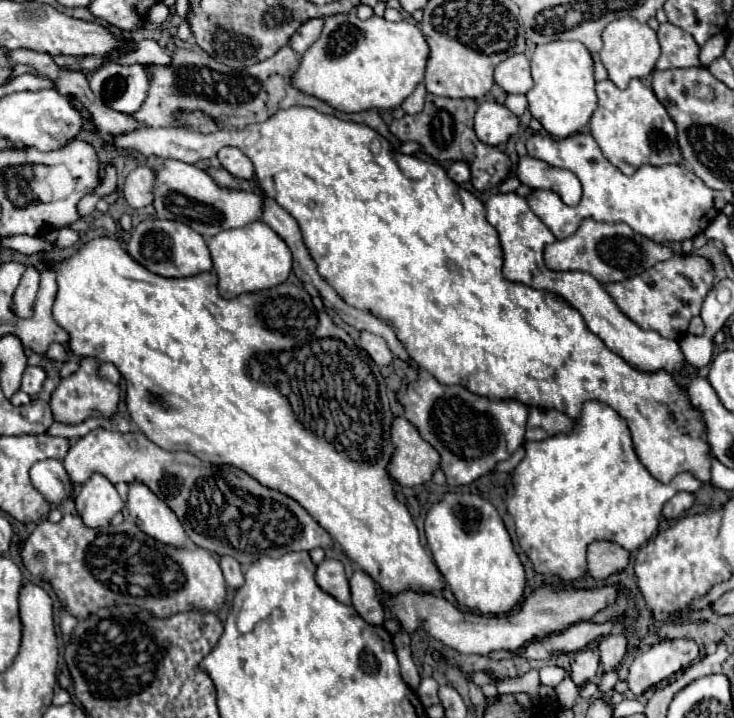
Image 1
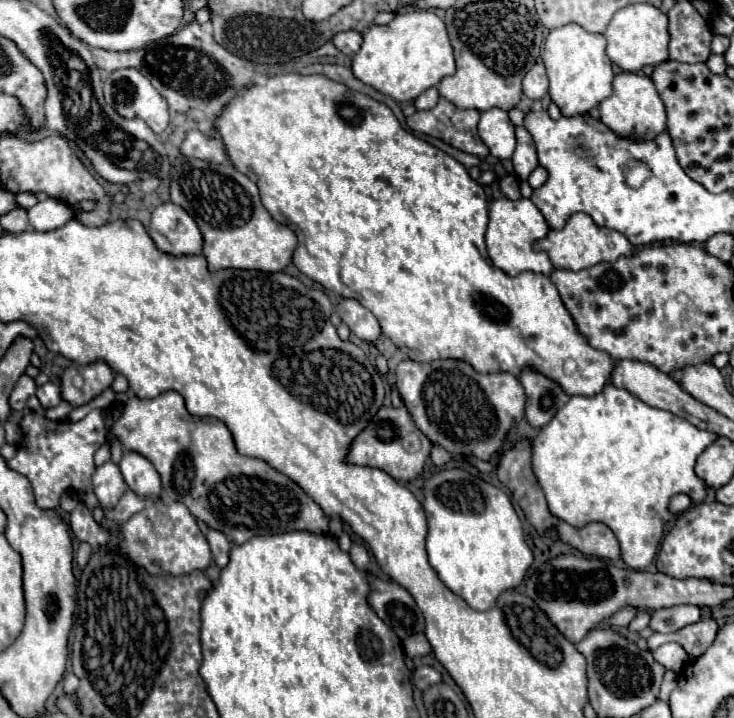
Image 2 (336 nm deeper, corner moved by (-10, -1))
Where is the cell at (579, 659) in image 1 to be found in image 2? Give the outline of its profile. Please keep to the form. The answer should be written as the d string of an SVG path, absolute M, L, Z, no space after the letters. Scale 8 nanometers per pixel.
M638 611L636 617L634 617L634 619L630 621L630 625L628 625L628 631L638 633L638 631L642 631L642 629L648 625L648 621L650 621L650 613L646 613L646 611Z

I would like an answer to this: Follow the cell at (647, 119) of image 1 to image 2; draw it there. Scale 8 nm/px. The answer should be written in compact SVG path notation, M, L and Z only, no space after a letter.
M618 73L612 81L612 95L600 103L600 121L620 137L634 137L636 141L652 141L666 131L664 103L650 81L642 73Z

